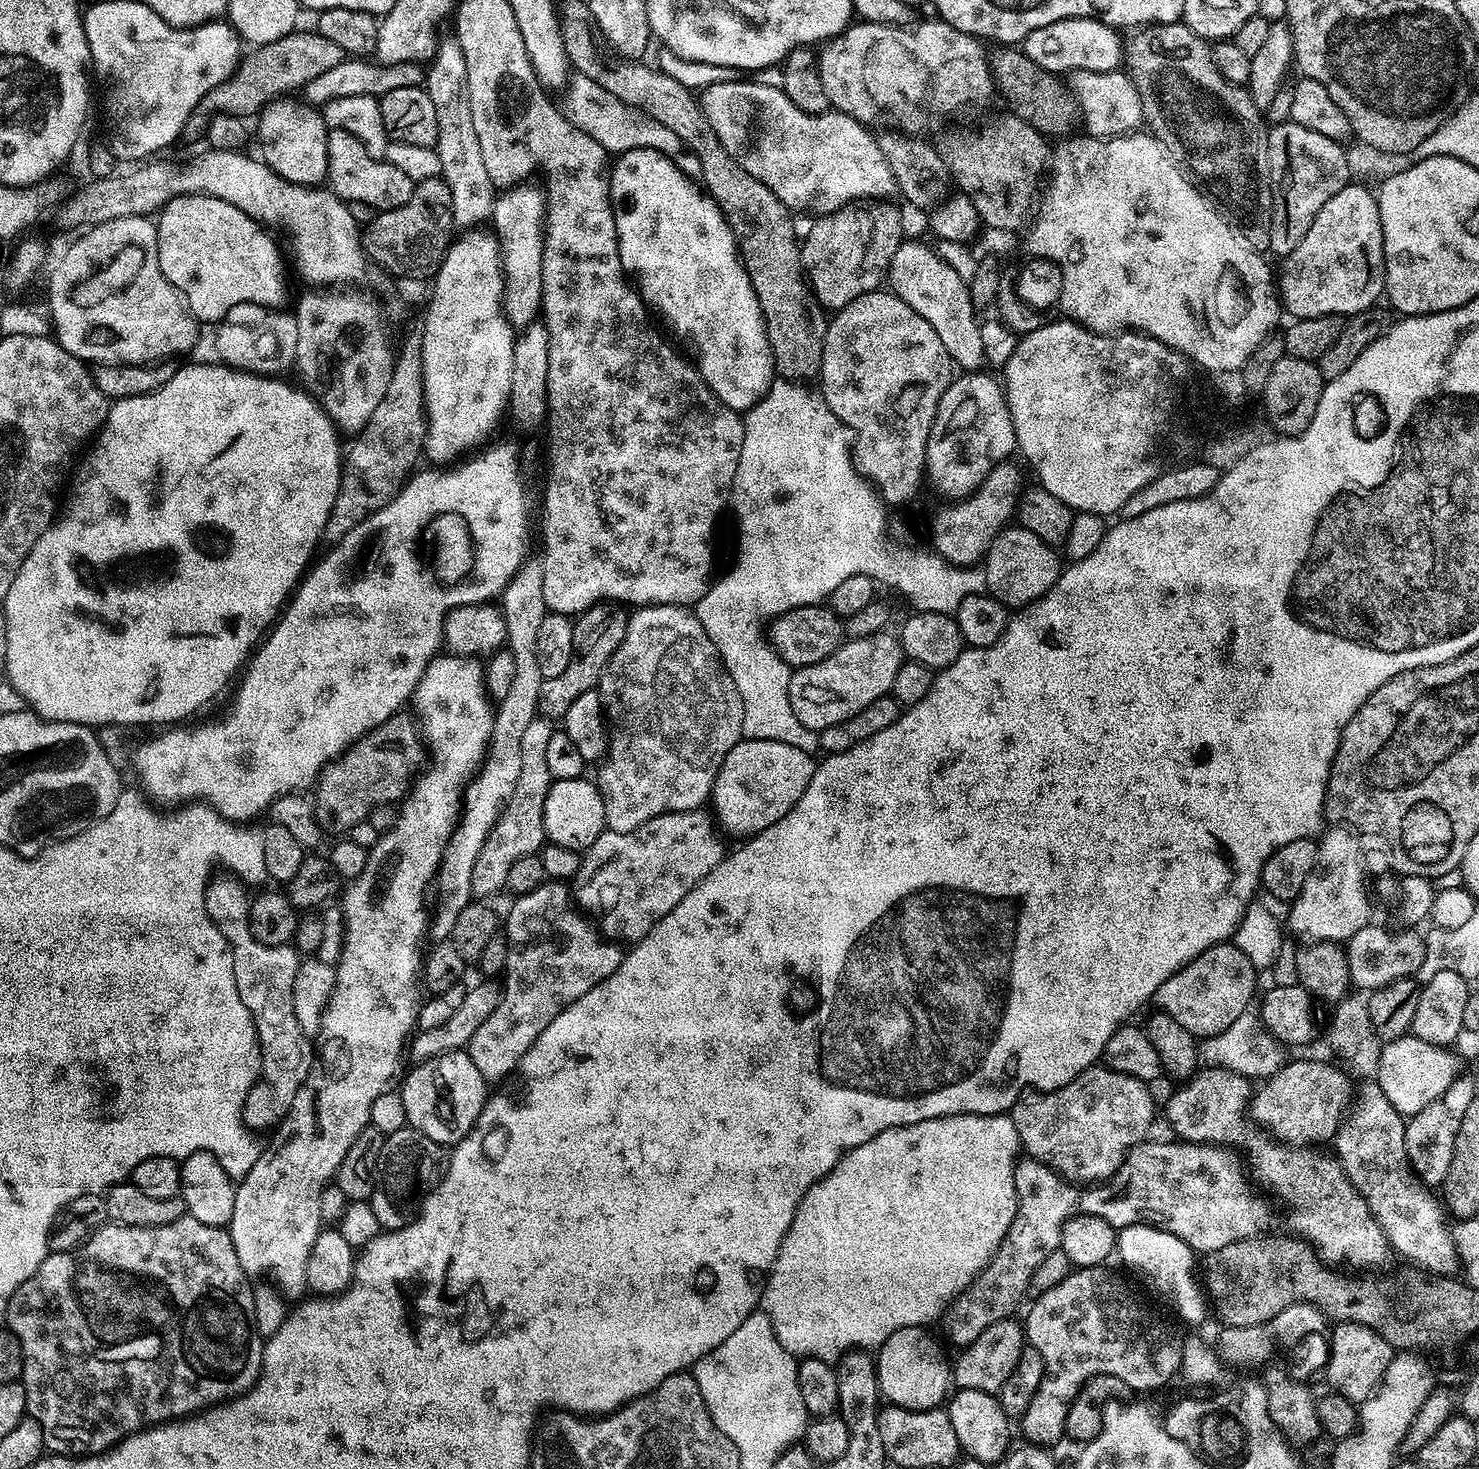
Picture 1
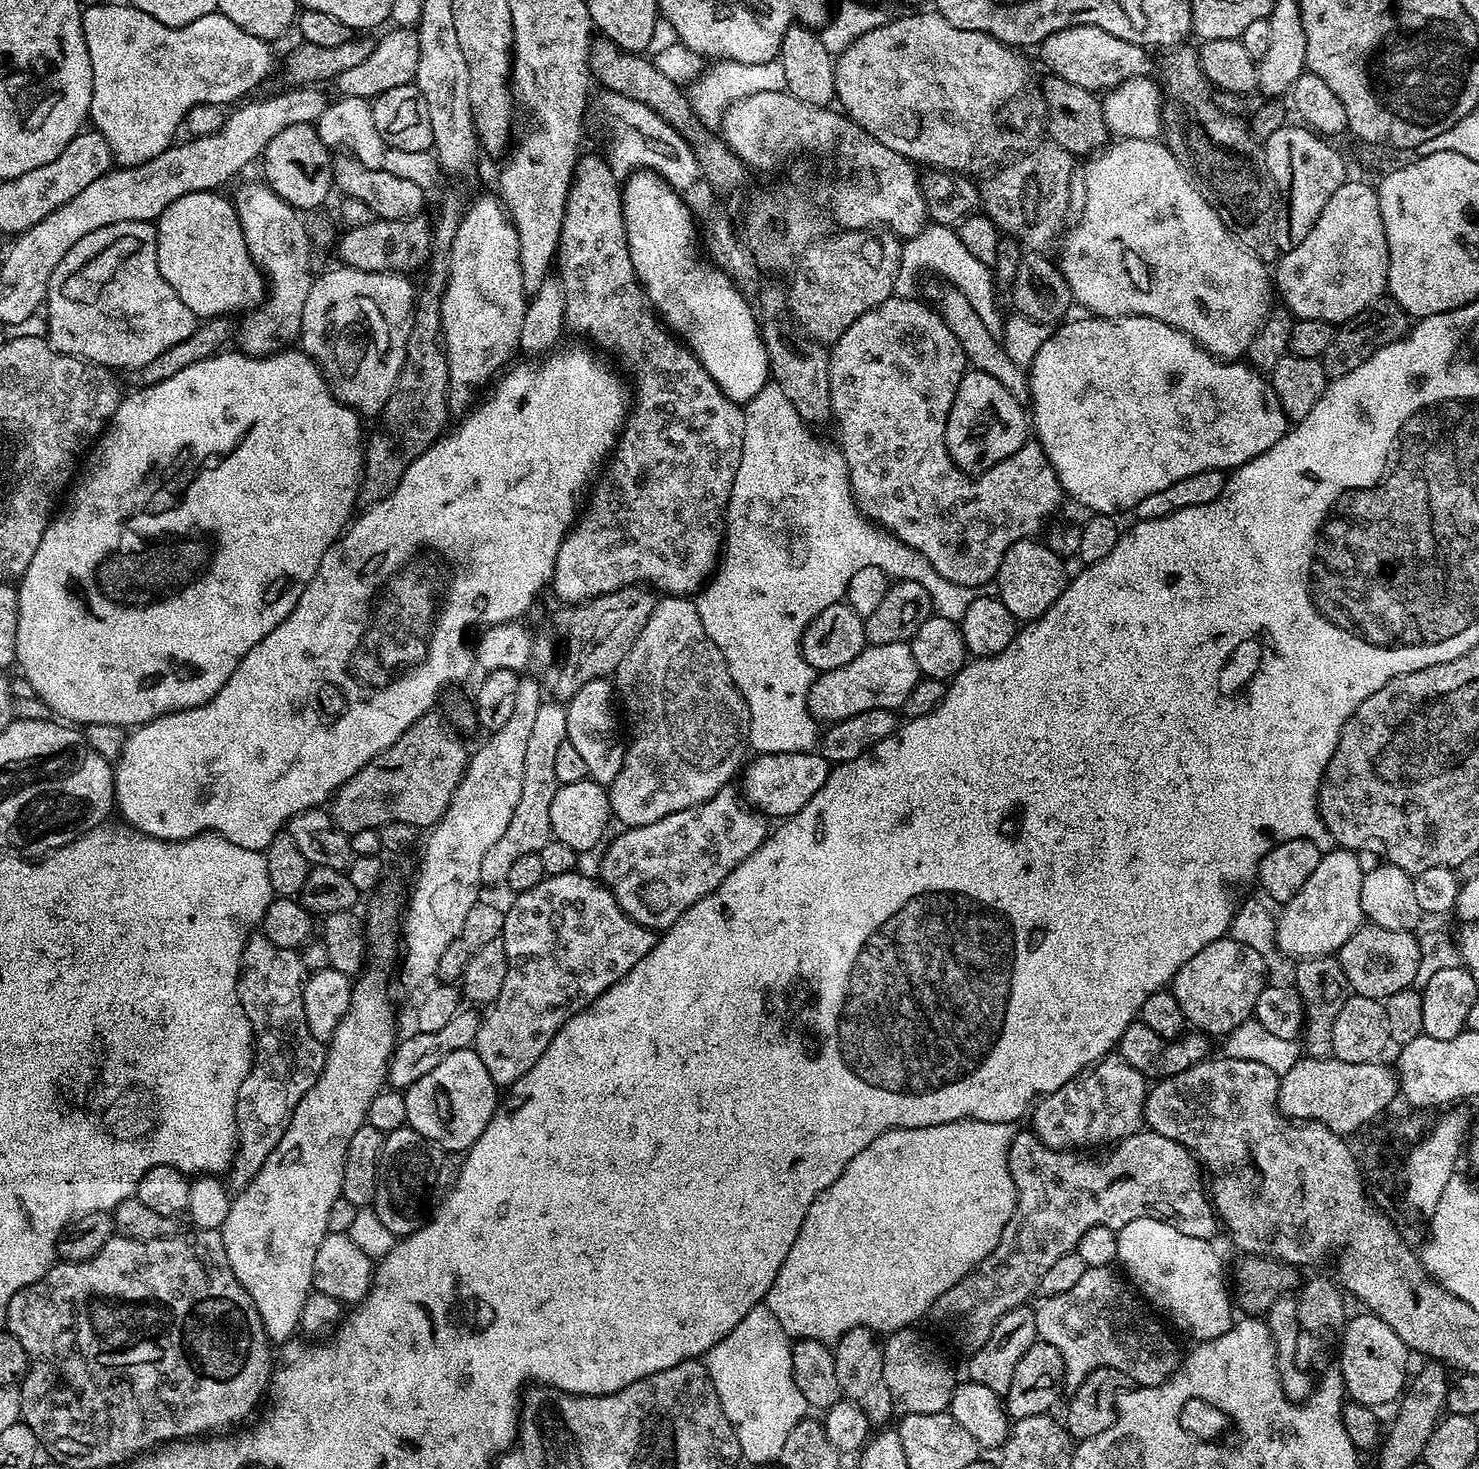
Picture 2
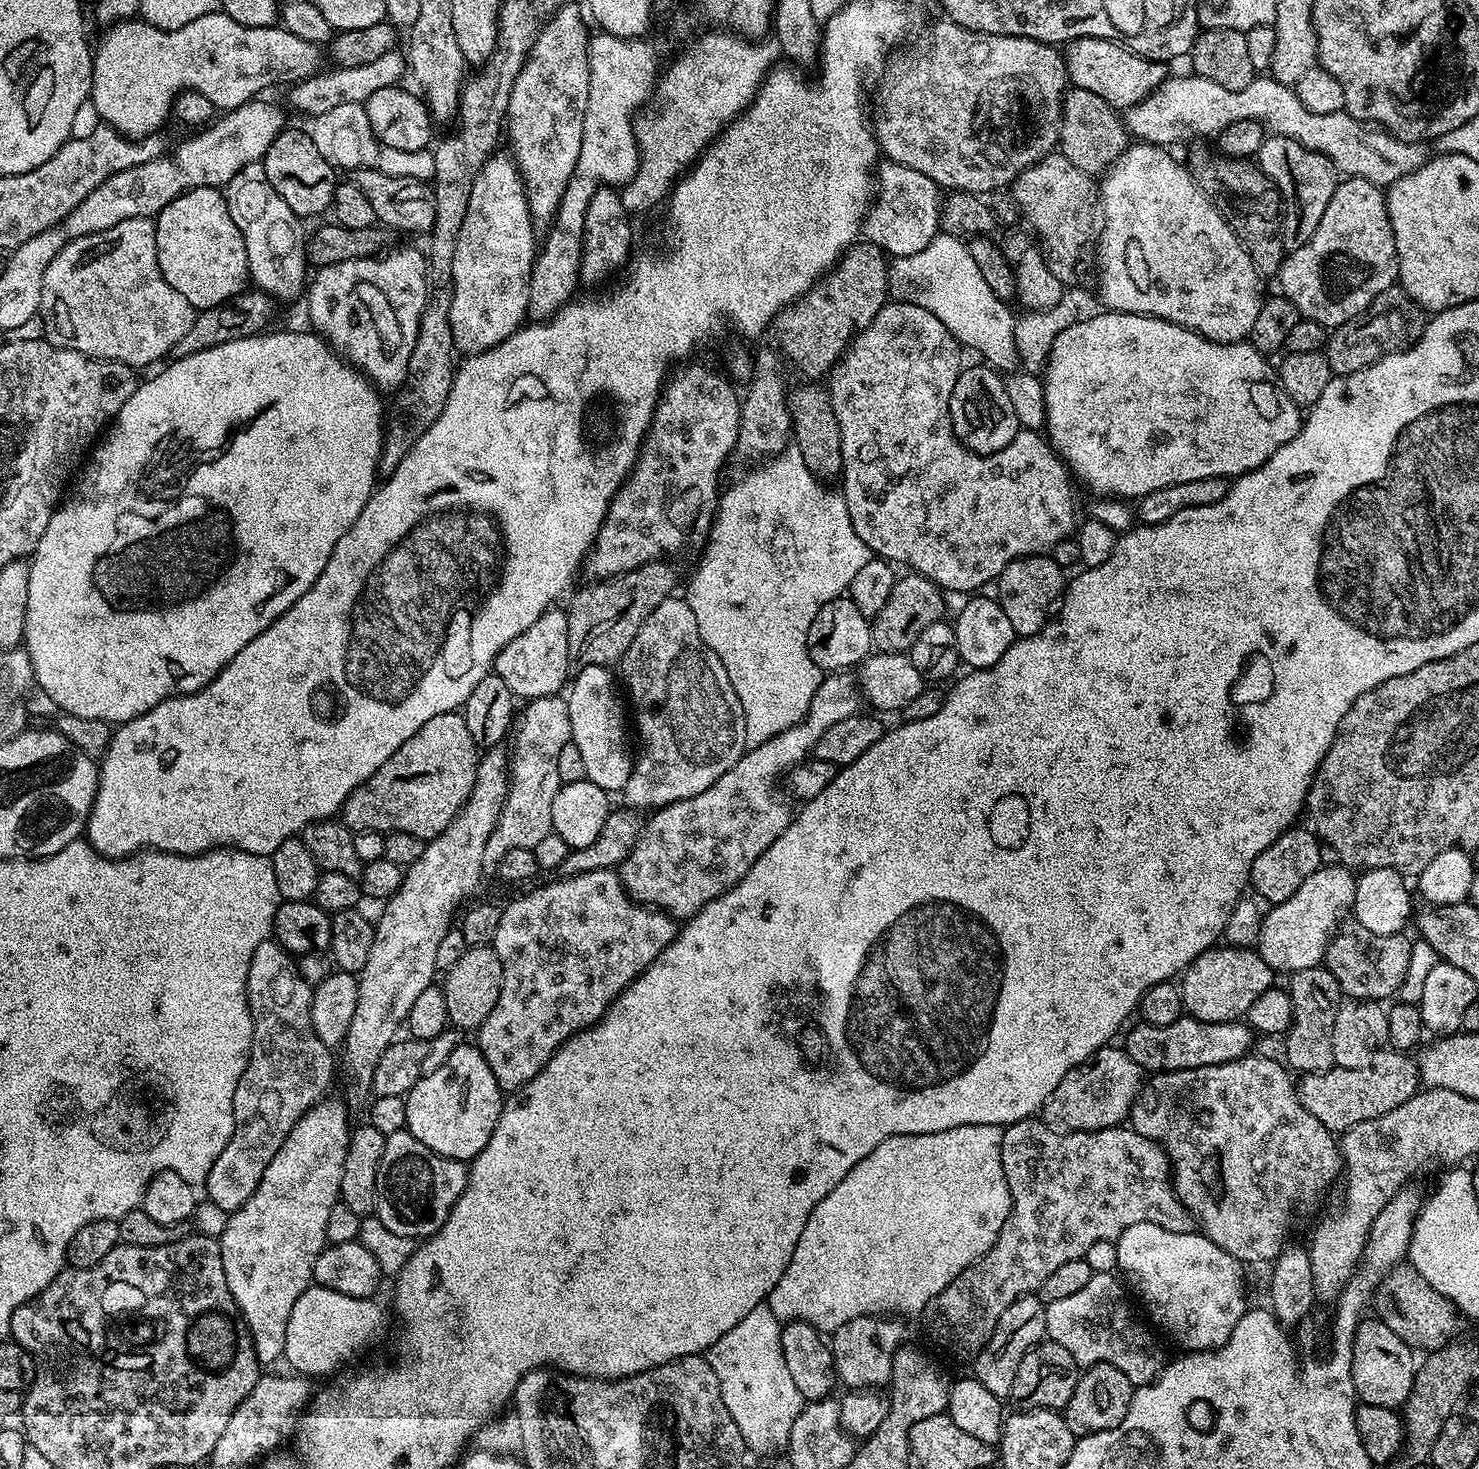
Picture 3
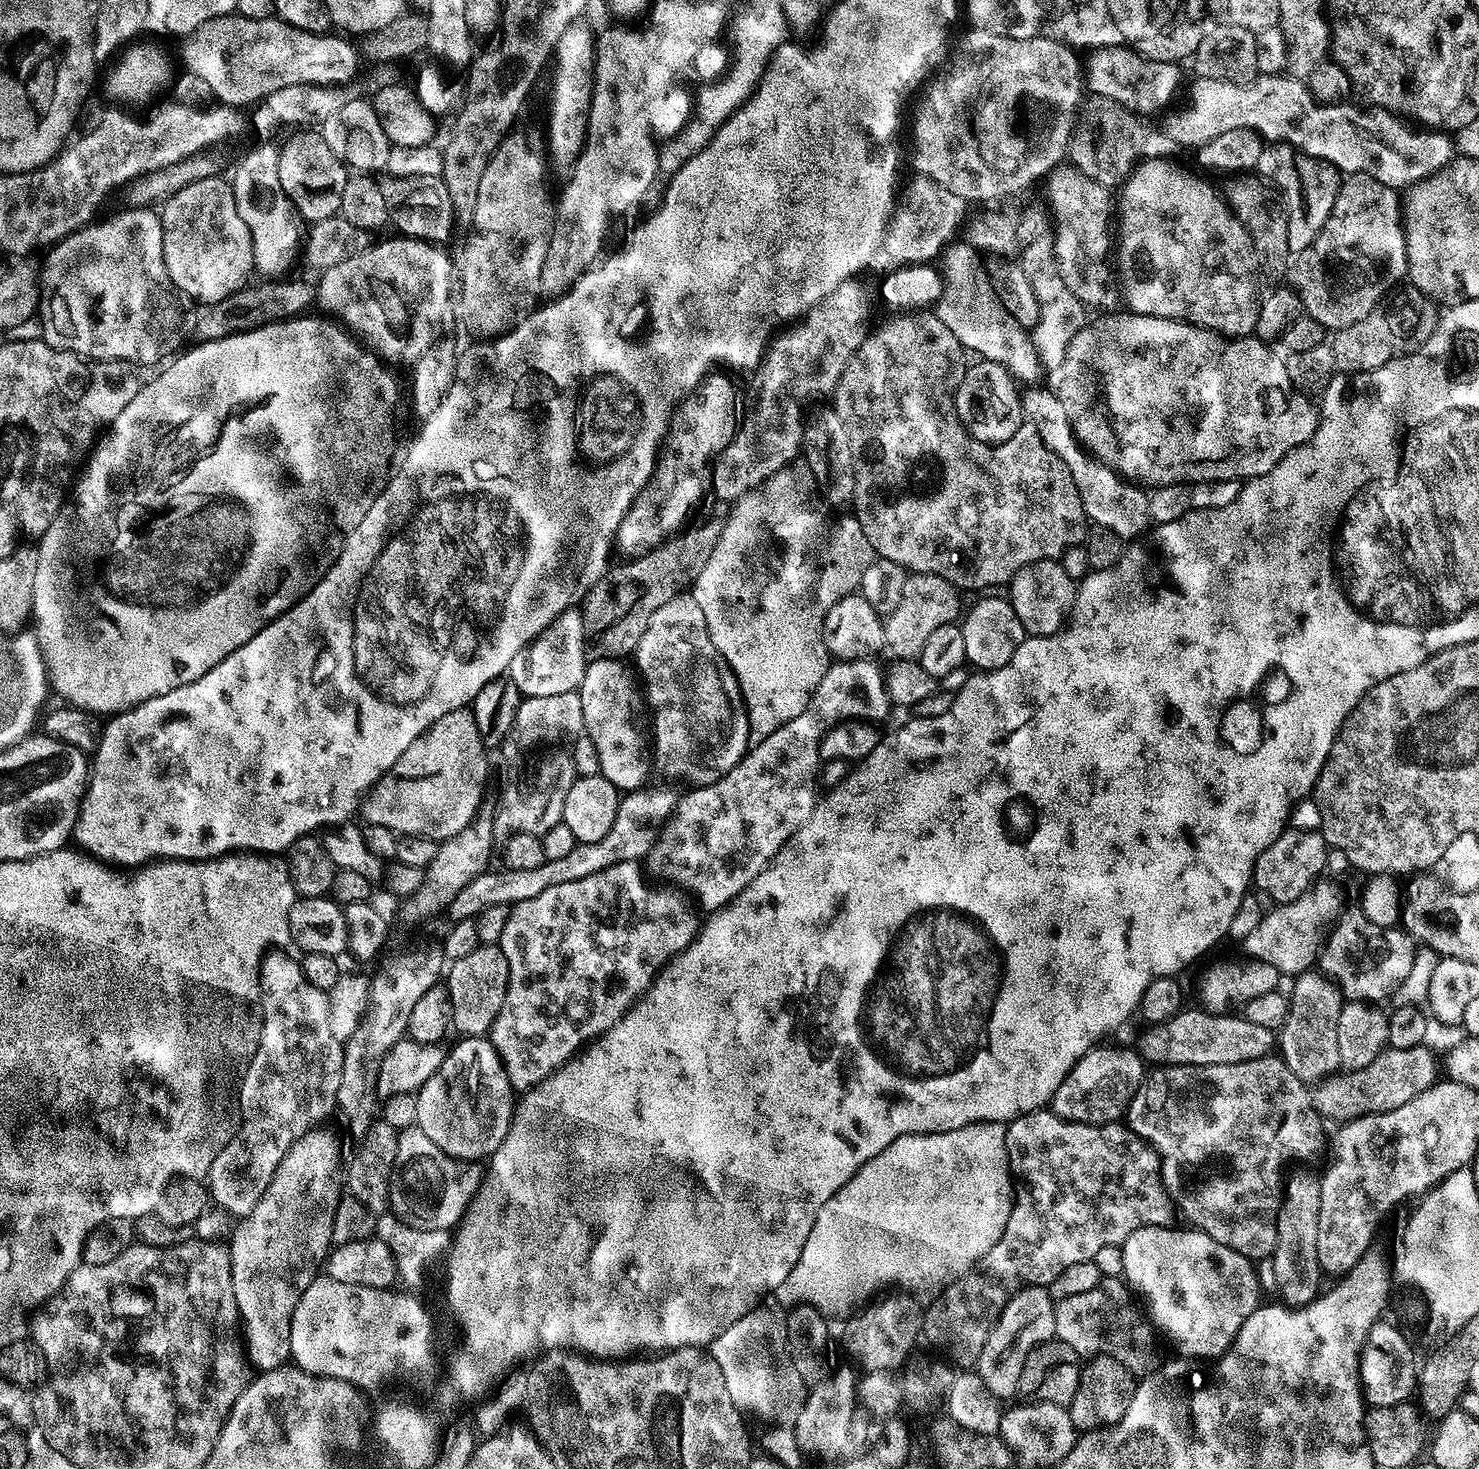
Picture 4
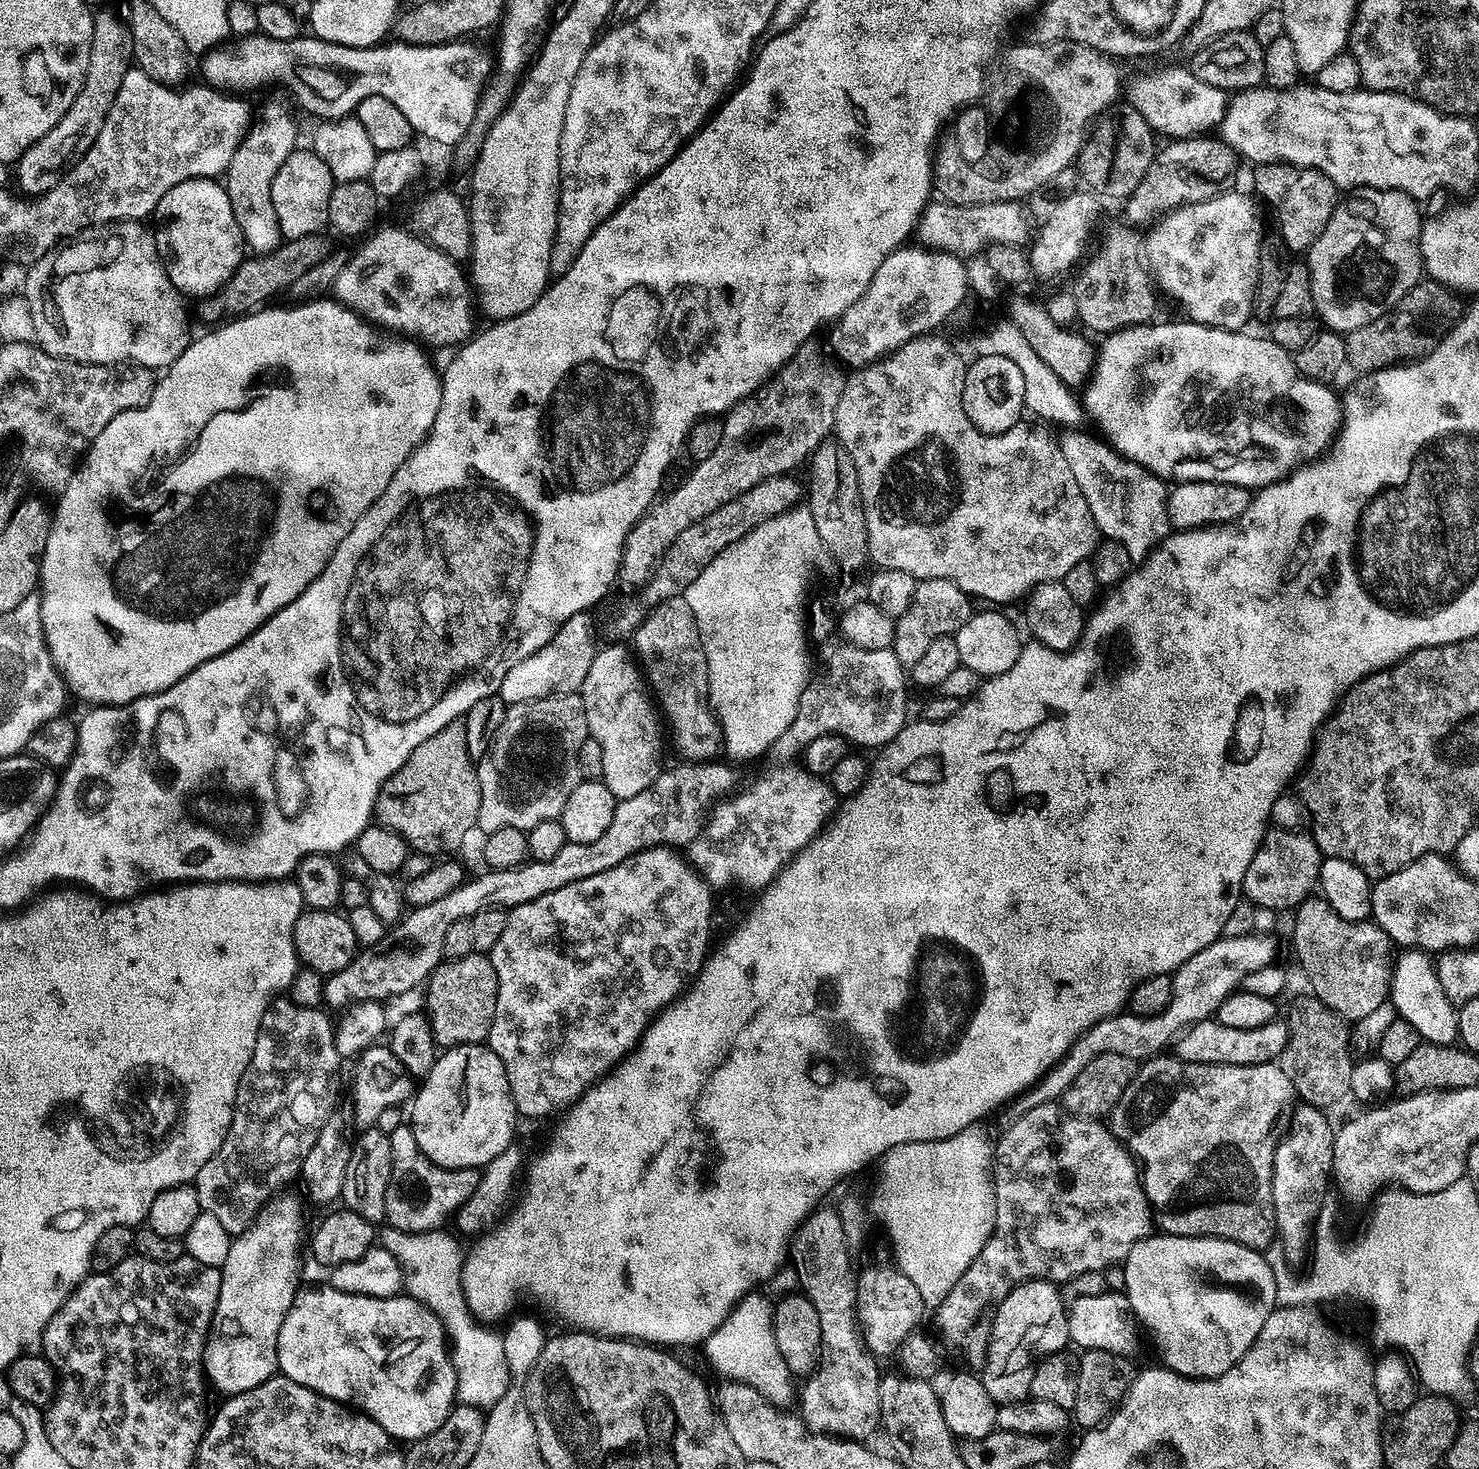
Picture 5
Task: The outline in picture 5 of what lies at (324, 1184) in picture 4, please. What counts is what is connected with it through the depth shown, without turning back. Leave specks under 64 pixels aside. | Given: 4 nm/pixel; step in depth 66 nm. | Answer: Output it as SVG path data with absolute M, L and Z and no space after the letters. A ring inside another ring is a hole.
M277 1195L268 1201L257 1213L251 1225L233 1239L230 1254L220 1274L220 1297L212 1319L212 1331L204 1345L204 1371L224 1394L245 1392L277 1375L276 1347L282 1322L294 1302L300 1281L300 1243L305 1243L304 1208L288 1196Z

